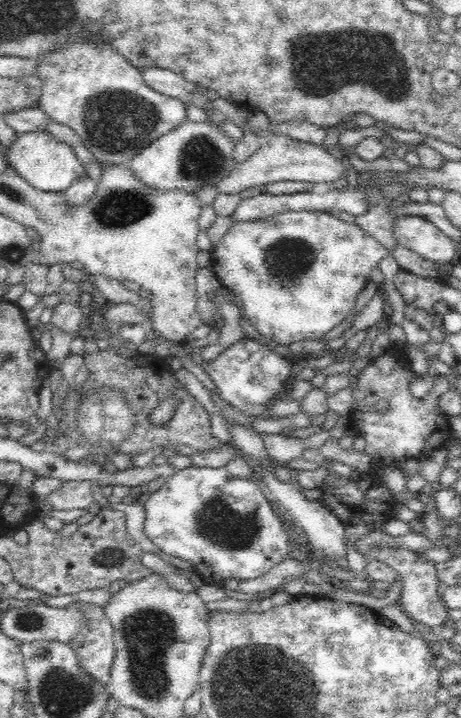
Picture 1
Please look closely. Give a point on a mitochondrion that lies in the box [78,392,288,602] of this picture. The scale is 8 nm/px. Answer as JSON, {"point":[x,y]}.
{"point":[219,522]}

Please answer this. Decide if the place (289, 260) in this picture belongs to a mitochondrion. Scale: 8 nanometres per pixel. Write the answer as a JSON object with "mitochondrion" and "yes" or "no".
{"mitochondrion":"yes"}

